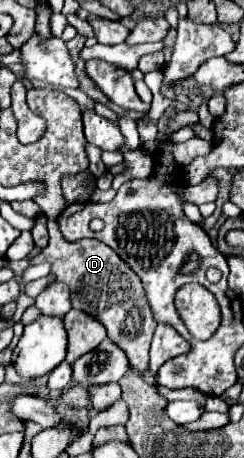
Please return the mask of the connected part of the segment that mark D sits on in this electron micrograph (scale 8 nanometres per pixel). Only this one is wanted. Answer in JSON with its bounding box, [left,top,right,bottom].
[31,220,157,370]

